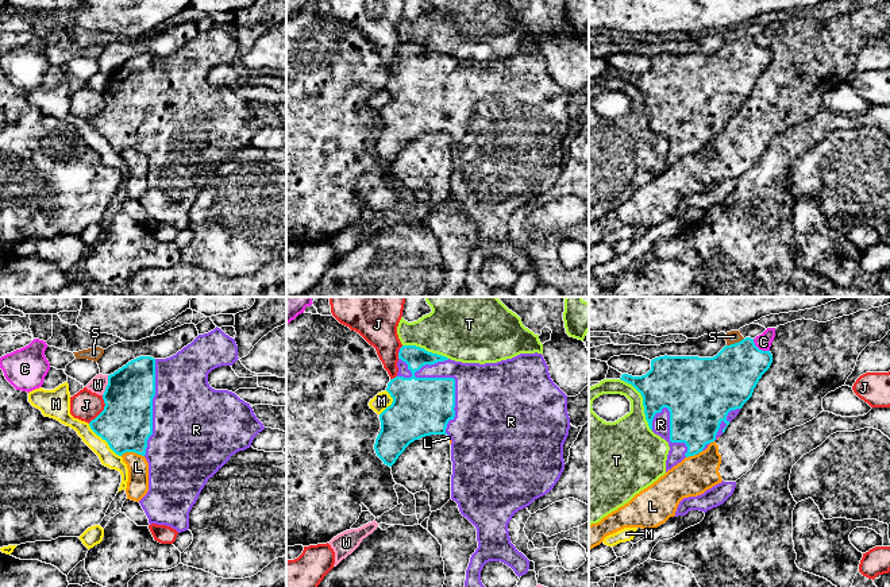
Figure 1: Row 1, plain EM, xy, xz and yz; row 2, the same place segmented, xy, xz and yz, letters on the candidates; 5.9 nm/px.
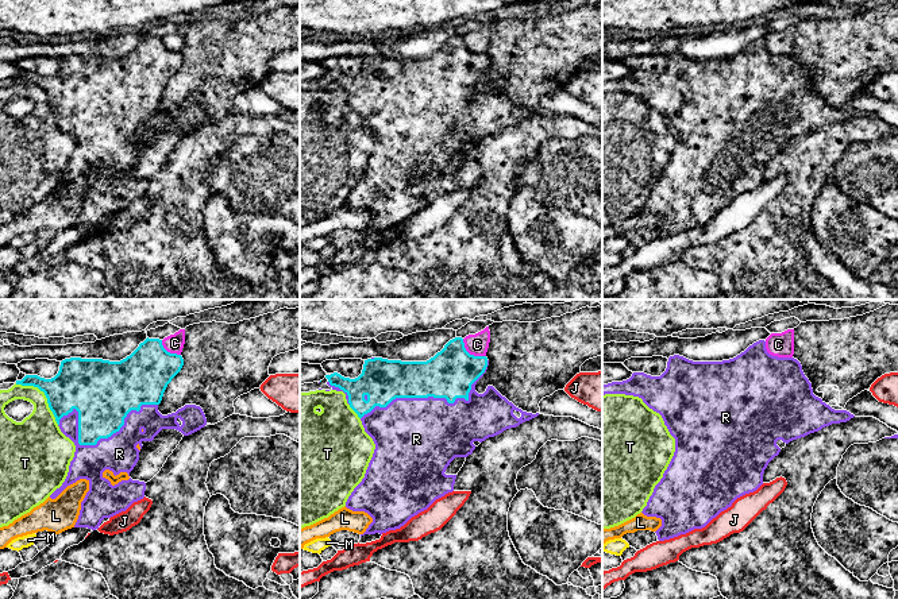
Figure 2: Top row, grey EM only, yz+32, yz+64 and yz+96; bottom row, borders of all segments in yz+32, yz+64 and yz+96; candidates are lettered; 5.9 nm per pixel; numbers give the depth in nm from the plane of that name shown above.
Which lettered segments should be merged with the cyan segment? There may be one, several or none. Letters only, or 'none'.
R

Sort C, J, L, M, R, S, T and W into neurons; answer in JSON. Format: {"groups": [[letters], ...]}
{"groups": [["C"], ["J"], ["L"], ["M"], ["R"], ["S"], ["T"], ["W"]]}

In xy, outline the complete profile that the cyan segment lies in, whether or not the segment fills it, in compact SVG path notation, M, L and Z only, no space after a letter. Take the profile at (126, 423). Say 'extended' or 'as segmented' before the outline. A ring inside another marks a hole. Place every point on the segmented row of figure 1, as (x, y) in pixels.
extended | M220 328L199 335L190 344L166 359L139 356L108 375L103 394L104 410L89 422L90 429L105 440L119 456L135 452L149 463L149 491L139 501L149 524L166 525L178 533L189 529L189 513L201 490L232 455L251 447L254 437L265 429L250 403L228 390L215 390L208 383L208 374L238 360L235 339Z

